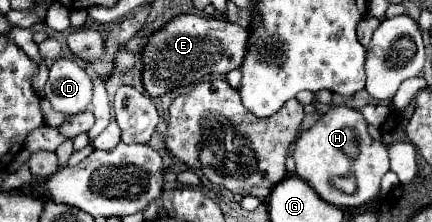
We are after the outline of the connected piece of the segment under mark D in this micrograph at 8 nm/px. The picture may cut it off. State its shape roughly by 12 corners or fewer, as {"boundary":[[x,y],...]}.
{"boundary":[[57,59],[45,97],[65,115],[83,113],[91,77],[75,61]]}

